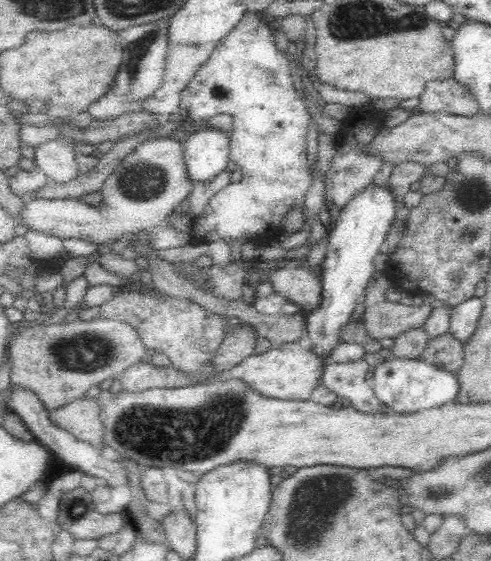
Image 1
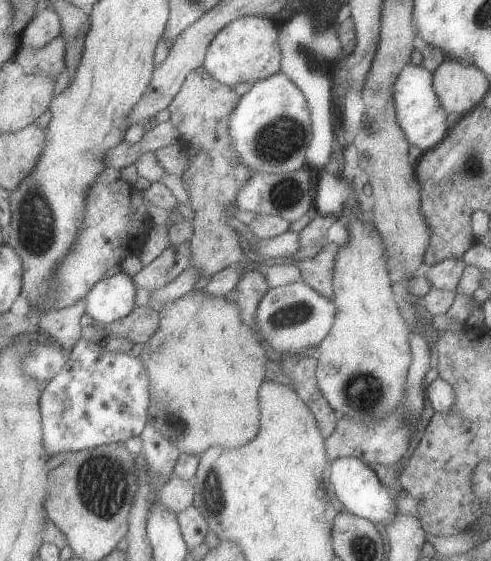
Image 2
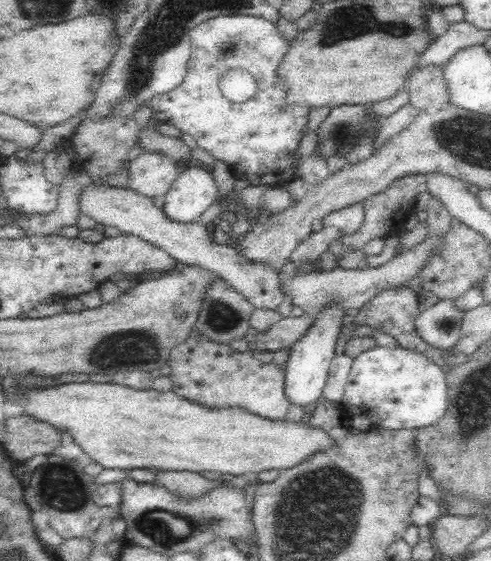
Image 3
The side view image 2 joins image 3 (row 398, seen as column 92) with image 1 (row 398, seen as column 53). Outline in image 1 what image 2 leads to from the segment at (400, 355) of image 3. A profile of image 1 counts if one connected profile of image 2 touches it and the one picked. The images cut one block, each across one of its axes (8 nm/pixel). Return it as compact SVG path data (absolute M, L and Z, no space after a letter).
M389 357L375 365L373 385L376 396L394 412L416 412L438 404L454 401L460 387L457 376L420 359L396 359Z

